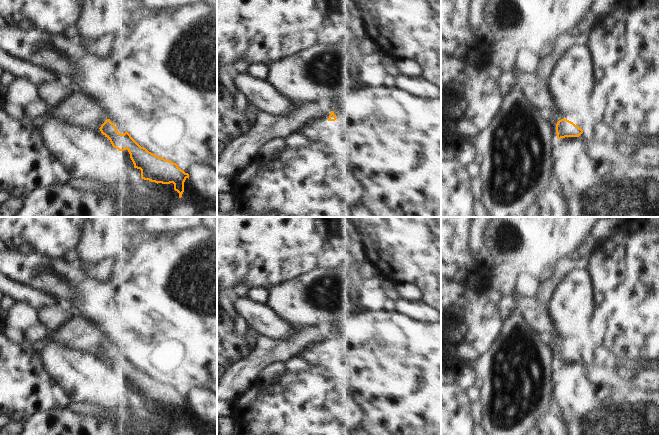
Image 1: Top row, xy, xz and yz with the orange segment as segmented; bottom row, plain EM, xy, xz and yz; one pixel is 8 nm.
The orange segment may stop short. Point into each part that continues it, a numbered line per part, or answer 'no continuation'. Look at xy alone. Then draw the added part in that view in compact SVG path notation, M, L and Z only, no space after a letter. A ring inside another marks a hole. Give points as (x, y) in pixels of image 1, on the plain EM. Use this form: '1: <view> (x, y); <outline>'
no continuation

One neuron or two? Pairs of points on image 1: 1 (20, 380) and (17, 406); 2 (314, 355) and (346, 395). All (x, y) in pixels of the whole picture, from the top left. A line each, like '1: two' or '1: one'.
1: one
2: two

